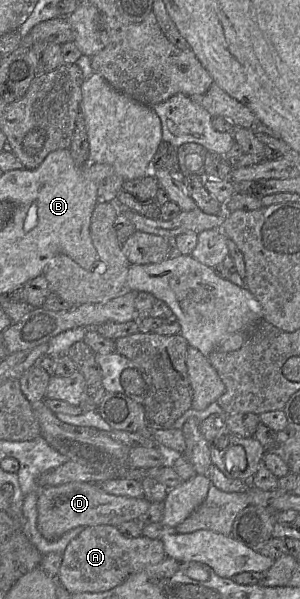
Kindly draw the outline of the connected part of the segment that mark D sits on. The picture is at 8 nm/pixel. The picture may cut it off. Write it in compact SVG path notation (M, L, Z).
M68 482L39 490L37 527L46 540L54 541L77 527L85 528L96 525L117 527L127 521L138 521L139 517L147 511L150 504L144 497L133 498L108 494L98 484Z

